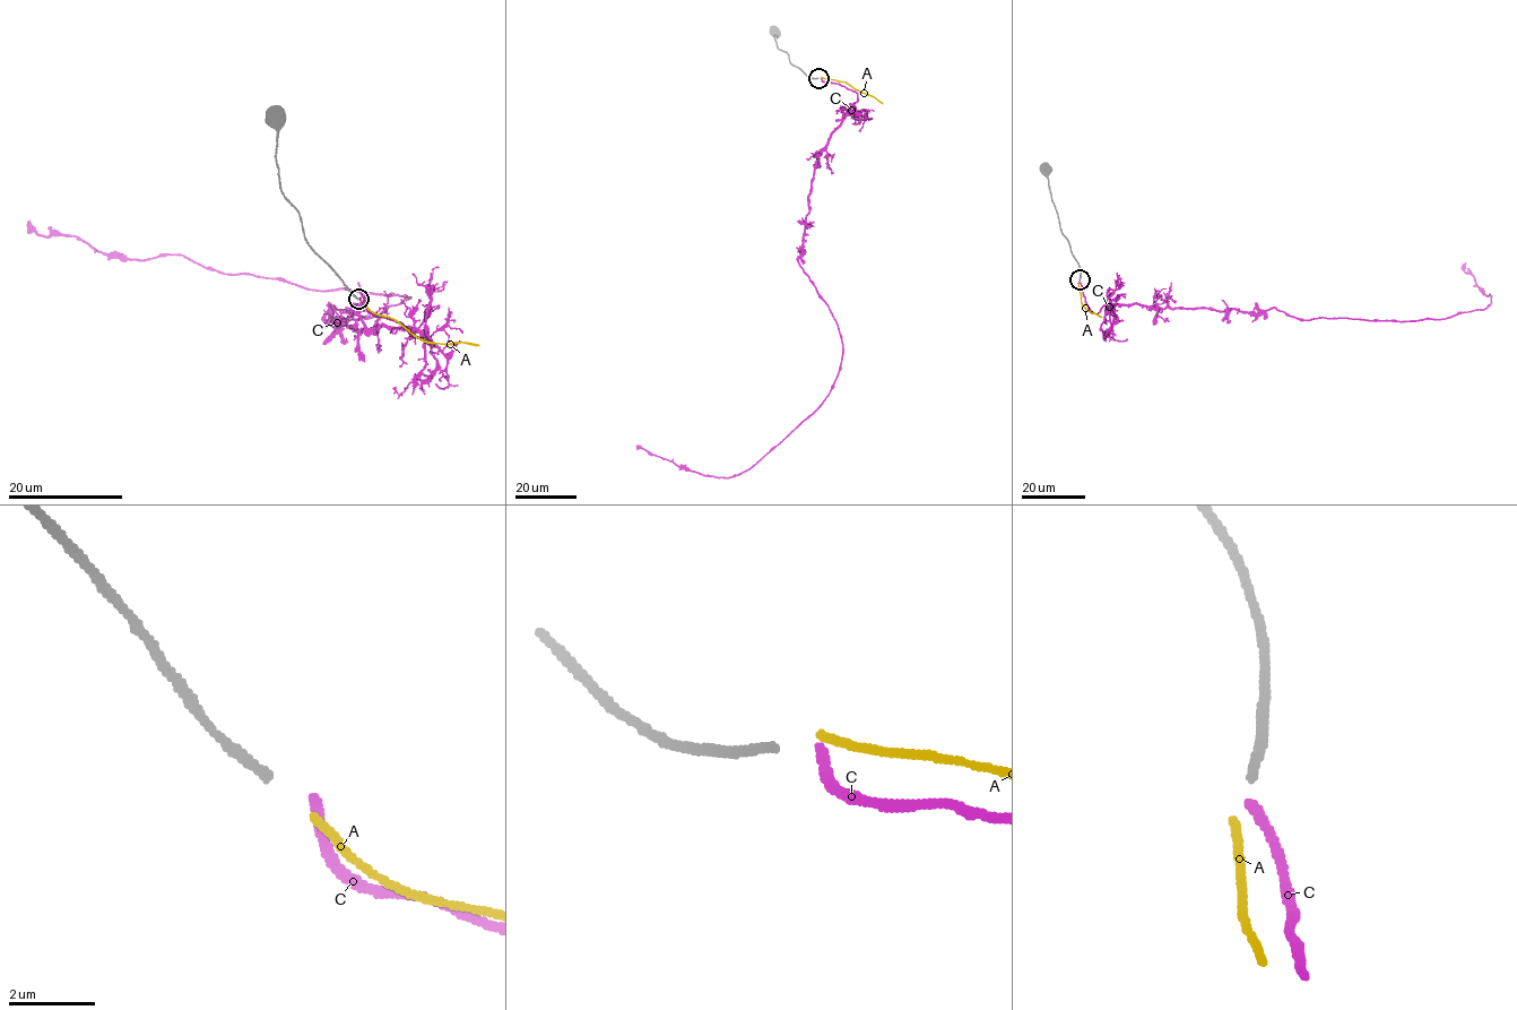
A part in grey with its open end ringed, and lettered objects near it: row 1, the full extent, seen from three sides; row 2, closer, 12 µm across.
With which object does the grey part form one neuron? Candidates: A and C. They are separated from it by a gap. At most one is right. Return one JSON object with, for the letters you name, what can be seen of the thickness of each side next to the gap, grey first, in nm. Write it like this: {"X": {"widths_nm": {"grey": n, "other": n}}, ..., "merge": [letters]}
{"C": {"widths_nm": {"grey": 240, "other": 240}}, "merge": ["C"]}

